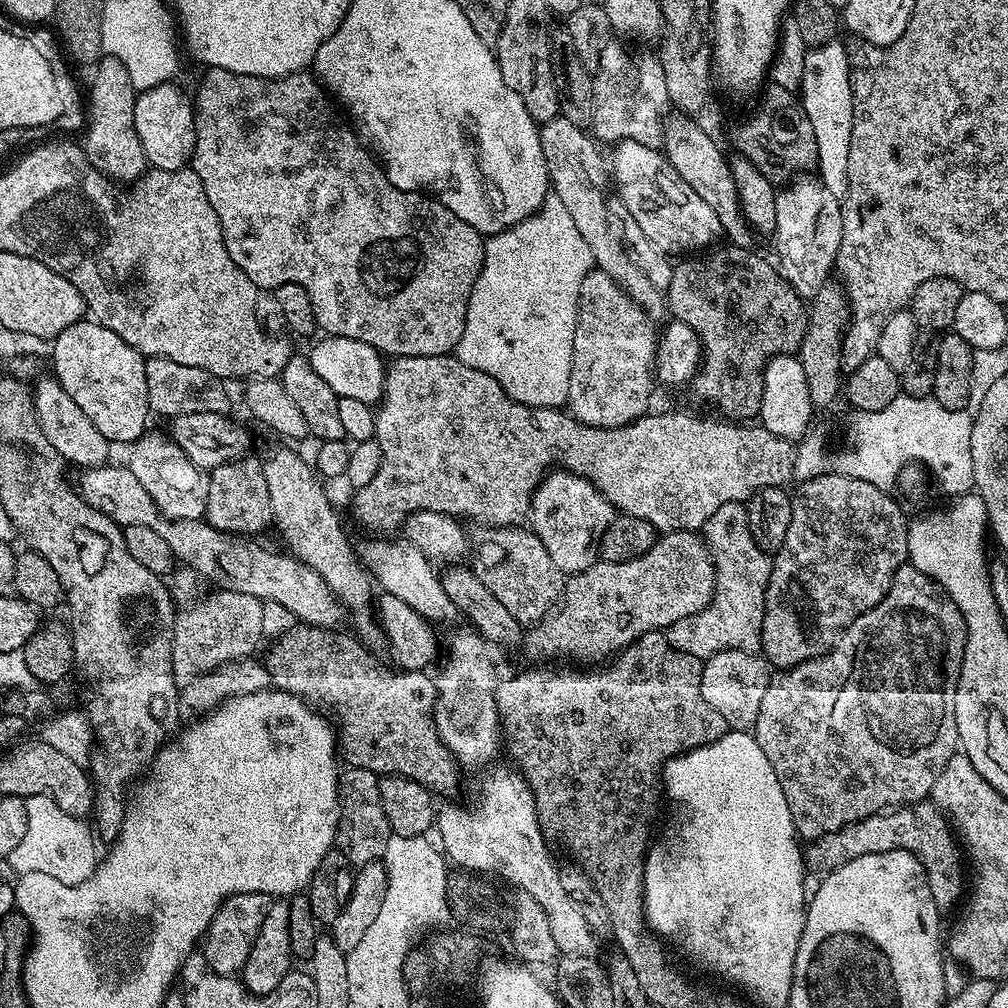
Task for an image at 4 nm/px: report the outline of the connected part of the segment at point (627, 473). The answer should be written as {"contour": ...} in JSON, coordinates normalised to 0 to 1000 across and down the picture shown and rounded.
{"contour":[[[450,351],[442,353],[394,353],[384,362],[381,371],[380,396],[377,397],[373,410],[373,432],[371,436],[379,446],[379,462],[375,462],[375,470],[371,475],[363,478],[352,489],[349,496],[349,512],[361,524],[366,524],[369,530],[389,530],[400,521],[401,515],[415,506],[435,506],[443,512],[461,514],[465,512],[473,516],[474,521],[485,524],[506,523],[519,521],[525,515],[528,507],[528,487],[536,477],[544,471],[549,462],[558,462],[559,467],[568,468],[570,472],[580,472],[592,486],[605,497],[608,505],[614,506],[618,511],[637,514],[645,518],[652,529],[685,528],[697,525],[698,519],[712,506],[712,502],[720,502],[720,498],[738,498],[757,484],[773,484],[786,476],[786,454],[788,444],[783,438],[776,436],[772,431],[764,431],[757,423],[742,425],[738,419],[719,419],[717,416],[697,417],[687,409],[651,409],[640,411],[627,421],[619,421],[616,425],[590,425],[575,421],[563,408],[554,405],[527,405],[502,391],[498,383],[486,371],[478,367],[470,367],[470,363],[462,363]]]}

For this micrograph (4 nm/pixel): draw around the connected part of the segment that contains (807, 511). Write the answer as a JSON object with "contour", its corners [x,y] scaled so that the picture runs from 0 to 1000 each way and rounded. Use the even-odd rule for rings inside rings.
{"contour":[[[818,468],[816,472],[805,472],[793,481],[794,484],[786,492],[786,509],[784,510],[784,523],[780,525],[780,535],[776,542],[768,550],[764,577],[760,581],[760,593],[758,594],[758,612],[756,613],[756,651],[767,664],[777,665],[787,663],[801,655],[807,655],[810,651],[816,651],[822,643],[828,639],[833,628],[847,617],[859,605],[871,601],[875,593],[883,585],[883,577],[887,577],[887,569],[898,560],[901,554],[901,518],[902,513],[884,496],[882,489],[867,482],[863,478],[855,478],[851,474],[836,472],[830,468]]]}

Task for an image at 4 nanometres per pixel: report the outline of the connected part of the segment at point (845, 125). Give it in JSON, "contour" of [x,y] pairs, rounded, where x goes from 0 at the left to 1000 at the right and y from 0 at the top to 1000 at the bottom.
{"contour":[[[832,39],[822,44],[803,47],[799,68],[792,92],[794,102],[808,125],[810,142],[810,166],[813,182],[836,199],[841,188],[841,166],[843,165],[843,129],[845,128],[845,69],[841,65],[841,48],[833,45]]]}

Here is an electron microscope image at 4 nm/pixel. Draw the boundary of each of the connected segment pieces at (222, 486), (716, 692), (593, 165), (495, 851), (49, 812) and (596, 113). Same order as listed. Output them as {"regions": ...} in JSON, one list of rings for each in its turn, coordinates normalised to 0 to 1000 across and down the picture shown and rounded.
{"regions":[[[[252,452],[239,453],[209,465],[205,482],[205,500],[202,503],[203,519],[219,528],[249,532],[269,521],[270,503],[264,481],[261,457]]],[[[716,645],[697,656],[696,692],[720,712],[723,723],[740,726],[749,723],[752,700],[764,674],[764,663],[751,648],[736,645]]],[[[554,114],[539,120],[535,128],[538,153],[544,159],[547,189],[558,196],[565,216],[569,216],[573,232],[577,232],[581,244],[585,244],[590,265],[612,278],[620,292],[630,302],[634,302],[644,314],[660,313],[660,291],[655,290],[653,284],[647,283],[641,272],[629,264],[629,260],[625,260],[625,252],[621,252],[621,244],[617,244],[614,225],[610,223],[609,215],[603,207],[604,191],[599,190],[599,186],[604,186],[605,175],[601,170],[600,156],[599,159],[595,156],[596,144],[576,124],[565,121],[565,117],[561,115]]],[[[492,762],[477,776],[476,782],[476,791],[473,792],[469,802],[459,802],[456,798],[444,798],[441,802],[439,799],[434,805],[431,821],[434,826],[437,824],[435,837],[441,850],[453,862],[467,863],[472,867],[480,867],[480,864],[485,861],[486,864],[493,865],[498,872],[505,873],[512,880],[512,883],[530,890],[534,898],[538,899],[538,903],[542,905],[547,926],[550,927],[553,942],[556,946],[591,948],[593,942],[591,942],[591,929],[587,926],[588,918],[577,907],[577,903],[573,903],[573,899],[565,891],[565,887],[562,887],[556,870],[557,862],[548,858],[548,849],[544,846],[546,837],[540,824],[536,822],[536,810],[532,806],[532,793],[527,784],[524,783],[524,778],[520,775],[519,769],[512,764],[507,766],[504,762]]],[[[49,790],[27,791],[24,799],[26,800],[26,827],[23,828],[22,835],[18,835],[18,839],[14,839],[12,846],[6,850],[13,866],[50,867],[50,871],[63,877],[85,875],[85,871],[89,871],[89,867],[93,867],[97,856],[97,845],[95,849],[97,833],[92,822],[88,818],[86,821],[80,811],[65,808],[65,804],[62,804],[62,800],[58,800],[58,796],[54,796]]],[[[610,42],[600,44],[587,75],[586,134],[603,145],[614,139],[628,138],[654,148],[659,142],[659,121],[664,111],[661,81],[657,77],[642,79],[635,72],[634,62],[617,45]]]]}

